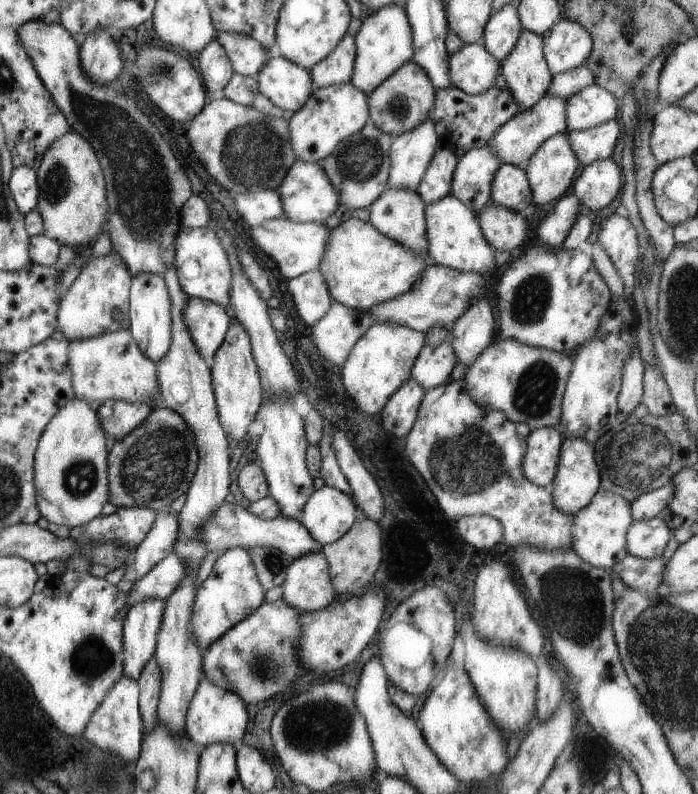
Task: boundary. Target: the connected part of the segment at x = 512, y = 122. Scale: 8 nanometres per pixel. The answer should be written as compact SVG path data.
M545 93L531 108L518 110L509 120L506 120L497 130L491 133L486 142L490 151L499 159L500 164L522 166L529 157L555 133L567 130L565 124L565 101L559 97L551 97Z

